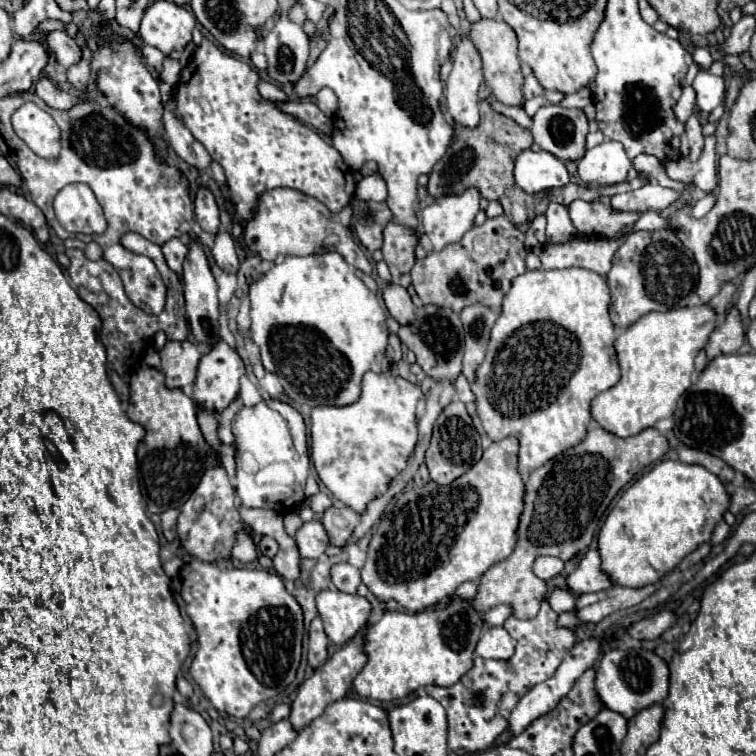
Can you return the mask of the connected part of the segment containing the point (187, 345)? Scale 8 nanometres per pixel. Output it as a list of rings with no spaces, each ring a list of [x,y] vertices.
[[[189,340],[185,342],[167,342],[161,354],[161,370],[165,372],[165,386],[167,388],[183,388],[193,384],[197,364],[199,364],[199,350]]]

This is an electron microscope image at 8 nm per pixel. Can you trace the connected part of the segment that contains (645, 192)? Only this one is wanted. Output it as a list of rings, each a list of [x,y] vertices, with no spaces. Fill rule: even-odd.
[[[647,182],[637,190],[613,196],[609,208],[613,212],[647,212],[647,210],[661,212],[677,198],[679,198],[679,192],[671,188],[663,188],[657,182]]]

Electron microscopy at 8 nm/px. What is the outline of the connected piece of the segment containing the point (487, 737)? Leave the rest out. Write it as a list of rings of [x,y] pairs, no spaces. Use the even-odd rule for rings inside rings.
[[[543,600],[541,610],[531,620],[519,620],[515,616],[507,618],[503,628],[517,640],[515,654],[505,660],[483,660],[475,658],[473,668],[461,676],[461,680],[449,688],[425,686],[425,692],[433,696],[447,712],[449,748],[463,748],[474,753],[489,748],[497,736],[507,728],[507,718],[517,706],[521,696],[525,696],[535,684],[553,676],[563,656],[575,646],[575,632],[557,626],[557,612]]]

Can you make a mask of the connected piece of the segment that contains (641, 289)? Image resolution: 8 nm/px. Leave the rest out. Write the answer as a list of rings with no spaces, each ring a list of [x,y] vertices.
[[[671,230],[633,232],[613,256],[613,268],[607,276],[611,286],[609,314],[617,328],[631,326],[651,310],[667,312],[687,306],[697,284],[697,264],[693,252],[687,250]]]

